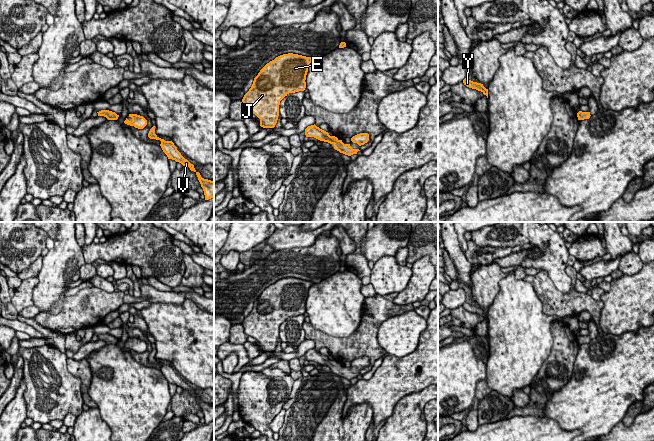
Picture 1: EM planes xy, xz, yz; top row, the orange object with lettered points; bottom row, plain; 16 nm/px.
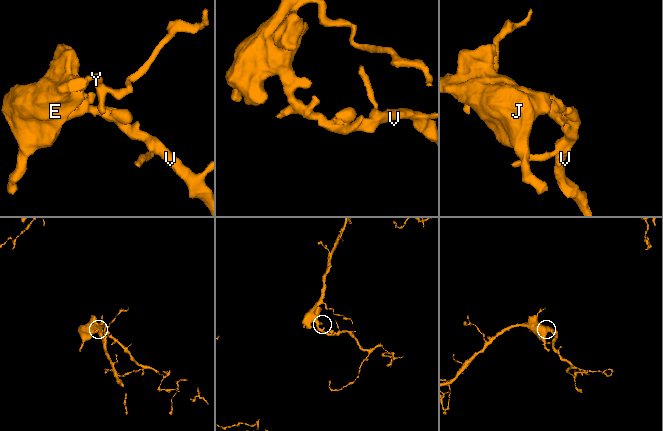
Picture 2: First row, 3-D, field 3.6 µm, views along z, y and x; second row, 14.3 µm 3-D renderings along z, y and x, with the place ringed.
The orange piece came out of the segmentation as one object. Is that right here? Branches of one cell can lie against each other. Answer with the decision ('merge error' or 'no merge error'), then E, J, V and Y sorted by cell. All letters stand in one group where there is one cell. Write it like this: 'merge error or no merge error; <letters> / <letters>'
no merge error; E J V Y

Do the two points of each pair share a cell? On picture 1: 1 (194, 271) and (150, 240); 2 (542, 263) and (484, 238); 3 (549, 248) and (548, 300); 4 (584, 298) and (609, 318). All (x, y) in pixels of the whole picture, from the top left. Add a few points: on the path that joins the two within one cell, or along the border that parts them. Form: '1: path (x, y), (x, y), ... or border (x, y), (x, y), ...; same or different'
1: border (184, 253), (185, 272), (181, 284); different
2: path (540, 244), (534, 238), (503, 241); same
3: border (541, 268), (547, 272), (553, 284), (562, 292); different
4: border (600, 300), (603, 308), (599, 326), (603, 331); different

